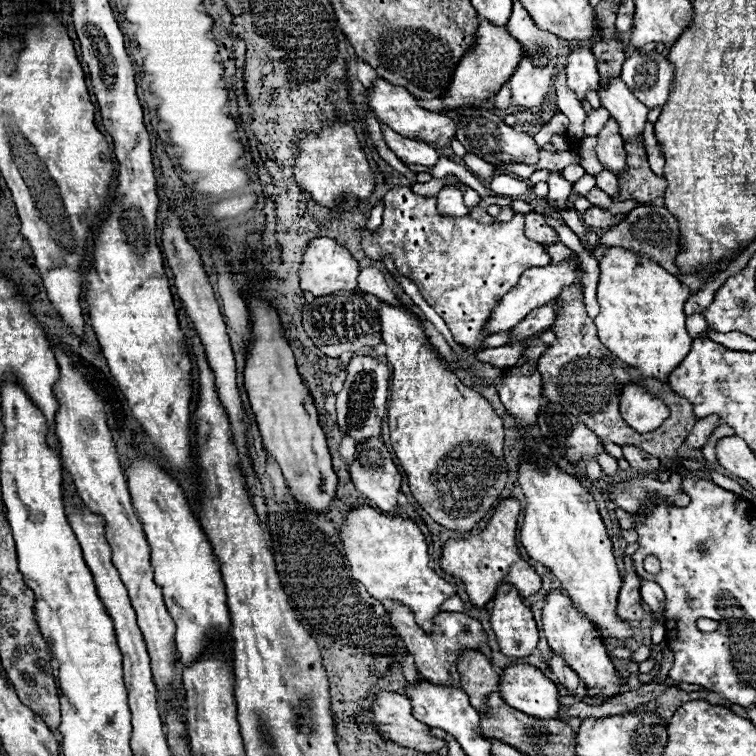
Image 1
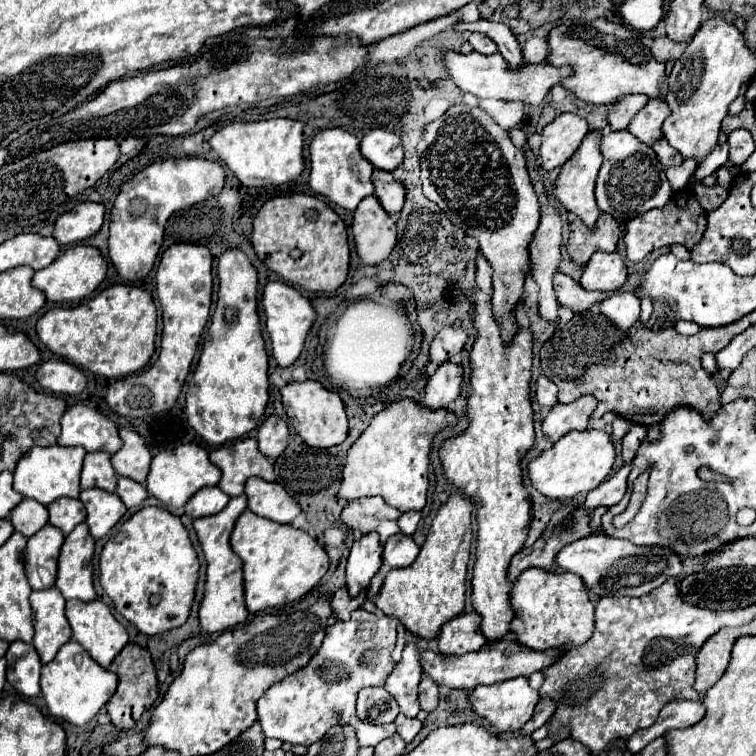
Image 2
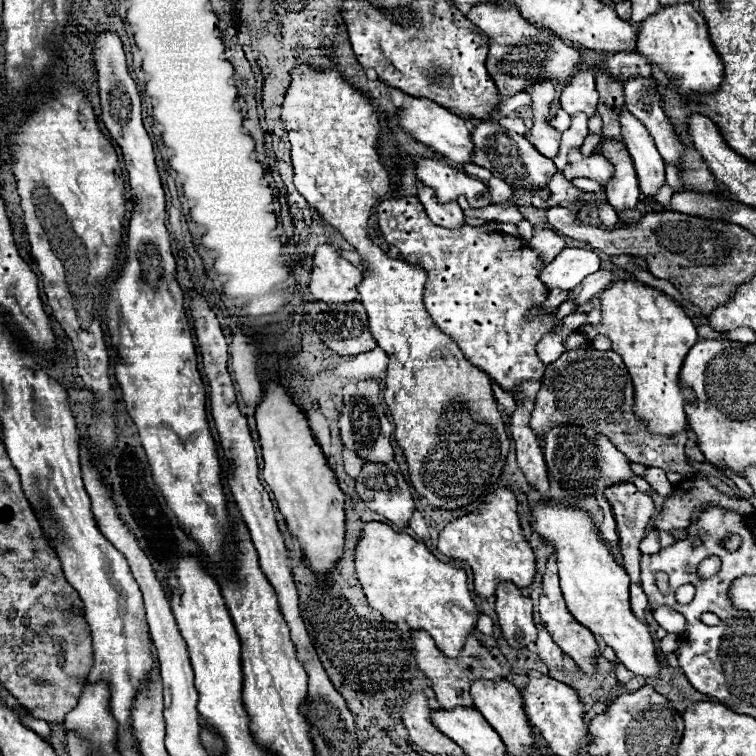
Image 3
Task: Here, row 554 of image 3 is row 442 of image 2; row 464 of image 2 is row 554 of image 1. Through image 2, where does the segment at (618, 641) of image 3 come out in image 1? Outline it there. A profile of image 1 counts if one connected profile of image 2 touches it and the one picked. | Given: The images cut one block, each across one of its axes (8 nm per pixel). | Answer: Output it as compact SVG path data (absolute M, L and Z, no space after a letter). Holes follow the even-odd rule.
M522 452L520 456L524 462L518 470L518 482L526 496L524 522L520 530L522 546L530 558L558 576L562 588L586 618L590 618L600 630L626 640L632 636L632 630L616 614L622 578L596 500L574 476L556 468L548 458L532 452Z

